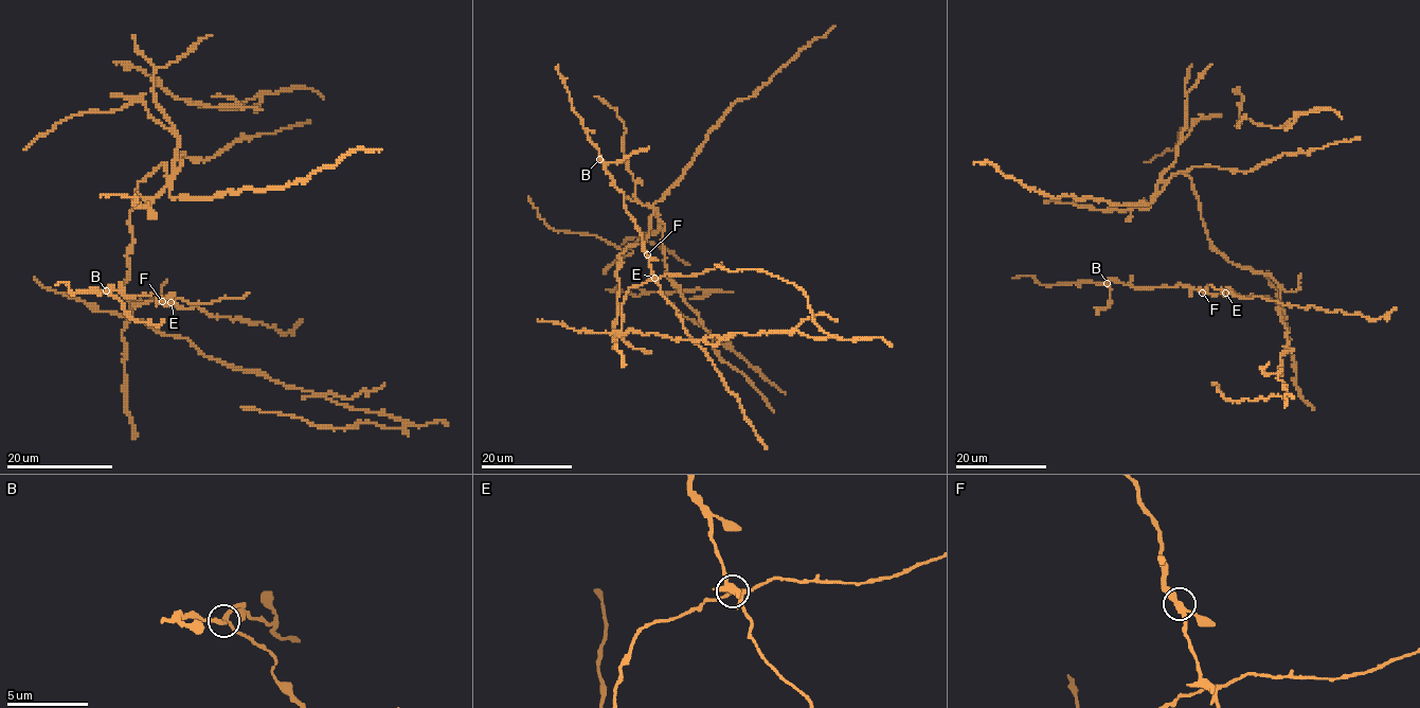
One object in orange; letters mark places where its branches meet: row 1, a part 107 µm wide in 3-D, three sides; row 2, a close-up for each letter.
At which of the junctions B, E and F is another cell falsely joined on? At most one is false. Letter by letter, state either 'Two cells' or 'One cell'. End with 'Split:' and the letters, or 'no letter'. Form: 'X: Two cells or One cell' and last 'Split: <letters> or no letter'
B: One cell
E: Two cells
F: One cell
Split: E

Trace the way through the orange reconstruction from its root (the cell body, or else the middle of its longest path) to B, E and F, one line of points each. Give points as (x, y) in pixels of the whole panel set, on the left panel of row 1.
B: (129, 279), (122, 294), (130, 317), (132, 304), (174, 299), (165, 304), (156, 294), (106, 290)
E: (129, 279), (122, 294), (130, 317), (132, 304), (162, 296), (172, 296), (172, 302)
F: (129, 279), (122, 294), (130, 317), (132, 304), (162, 296), (174, 299), (167, 304), (162, 301)

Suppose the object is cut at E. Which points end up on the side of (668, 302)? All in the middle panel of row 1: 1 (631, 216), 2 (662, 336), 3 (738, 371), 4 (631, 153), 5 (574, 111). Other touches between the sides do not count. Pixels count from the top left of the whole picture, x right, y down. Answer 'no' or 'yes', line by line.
1: yes
2: no
3: no
4: yes
5: yes

